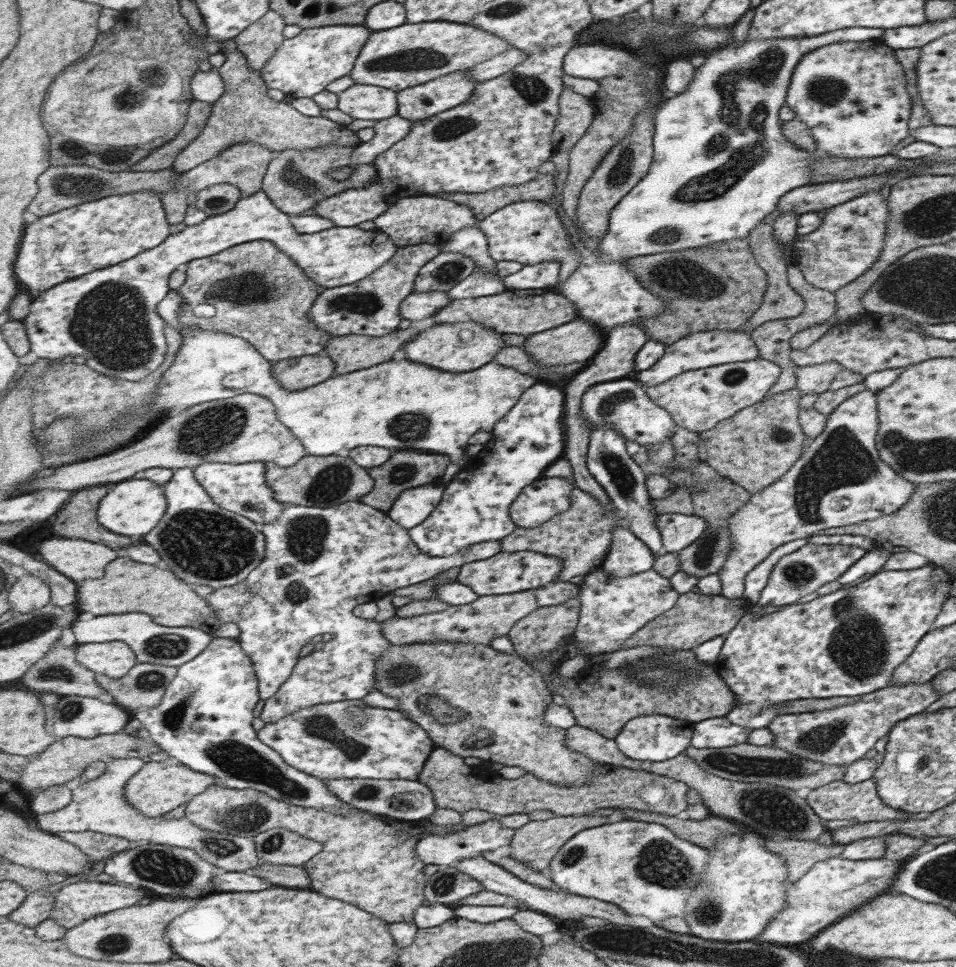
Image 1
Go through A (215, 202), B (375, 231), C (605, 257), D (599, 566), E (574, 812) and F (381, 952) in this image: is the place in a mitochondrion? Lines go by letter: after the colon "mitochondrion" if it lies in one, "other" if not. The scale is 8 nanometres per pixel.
A: mitochondrion
B: other
C: other
D: other
E: other
F: other

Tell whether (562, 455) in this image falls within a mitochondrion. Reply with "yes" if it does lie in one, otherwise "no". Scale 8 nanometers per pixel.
no

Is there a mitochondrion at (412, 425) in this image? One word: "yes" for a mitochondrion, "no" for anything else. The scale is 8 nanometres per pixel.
yes

